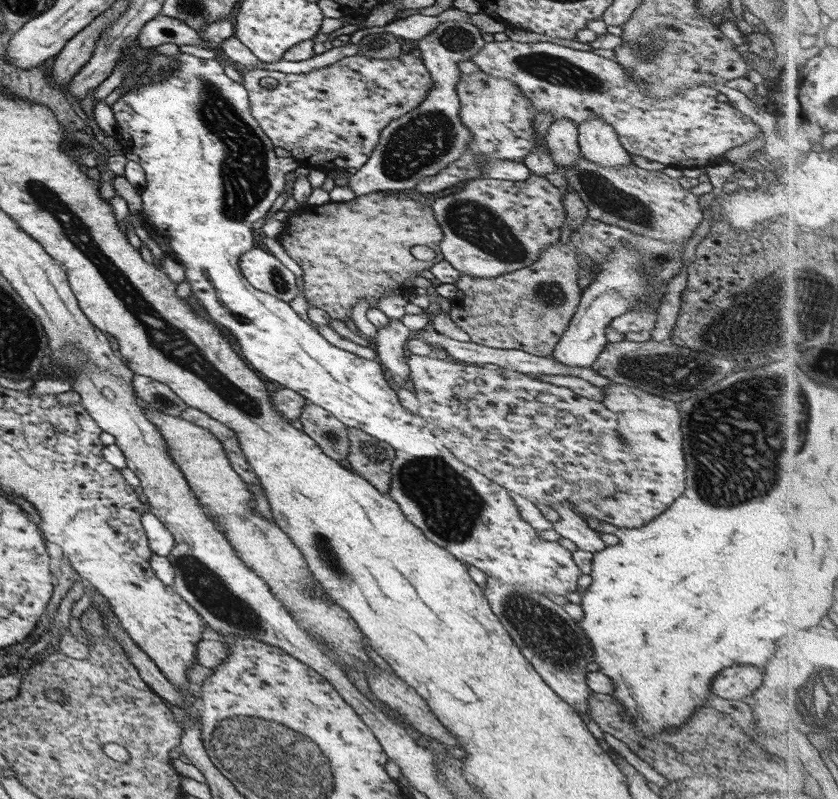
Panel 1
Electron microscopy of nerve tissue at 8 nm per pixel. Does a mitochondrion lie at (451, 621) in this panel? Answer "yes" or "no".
no

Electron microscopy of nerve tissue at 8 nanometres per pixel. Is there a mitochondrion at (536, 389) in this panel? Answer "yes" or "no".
no

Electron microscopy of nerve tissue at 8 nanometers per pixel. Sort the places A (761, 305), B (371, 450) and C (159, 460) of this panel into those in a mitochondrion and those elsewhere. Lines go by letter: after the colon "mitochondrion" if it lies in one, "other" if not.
A: mitochondrion
B: mitochondrion
C: other

